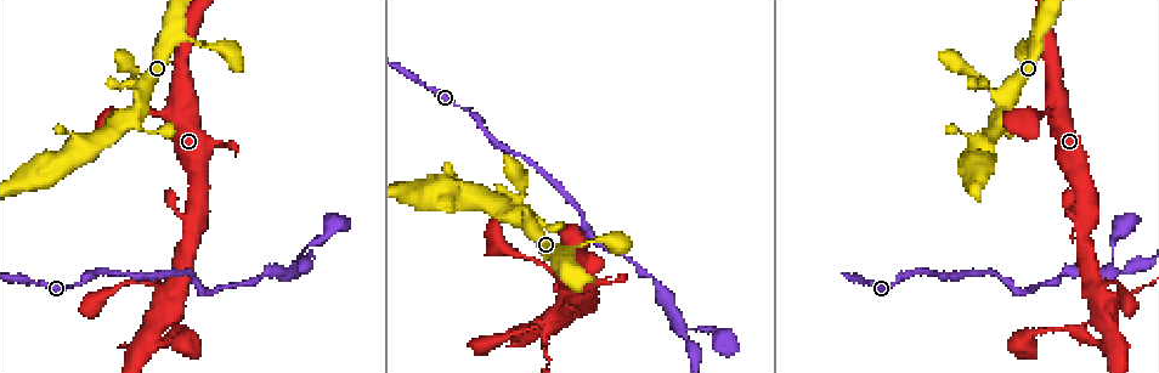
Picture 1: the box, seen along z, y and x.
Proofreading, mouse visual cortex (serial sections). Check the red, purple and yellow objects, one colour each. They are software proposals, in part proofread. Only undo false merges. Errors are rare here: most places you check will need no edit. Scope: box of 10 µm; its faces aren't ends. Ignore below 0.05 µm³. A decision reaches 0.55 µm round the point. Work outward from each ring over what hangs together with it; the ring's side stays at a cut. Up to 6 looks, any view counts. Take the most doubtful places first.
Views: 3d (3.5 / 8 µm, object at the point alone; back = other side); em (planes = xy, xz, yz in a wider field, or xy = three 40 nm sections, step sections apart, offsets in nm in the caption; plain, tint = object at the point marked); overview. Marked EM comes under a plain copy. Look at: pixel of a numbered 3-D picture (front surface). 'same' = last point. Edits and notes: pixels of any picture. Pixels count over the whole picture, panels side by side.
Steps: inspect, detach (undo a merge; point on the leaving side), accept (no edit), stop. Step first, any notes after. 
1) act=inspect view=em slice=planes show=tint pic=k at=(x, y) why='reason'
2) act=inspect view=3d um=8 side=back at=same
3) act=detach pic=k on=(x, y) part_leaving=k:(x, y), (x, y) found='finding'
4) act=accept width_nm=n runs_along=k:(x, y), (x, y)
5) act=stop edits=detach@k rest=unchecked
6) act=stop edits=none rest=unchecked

act=inspect view=3d um=8 pic=1 at=(1099, 310) why='four or more arms meet'

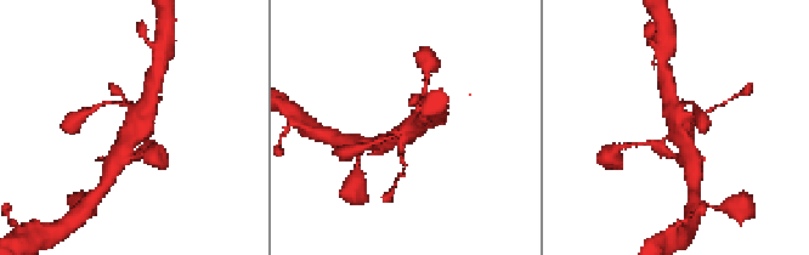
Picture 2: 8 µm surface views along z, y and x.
act=inspect view=3d um=3.5 at=same why='zoom in'

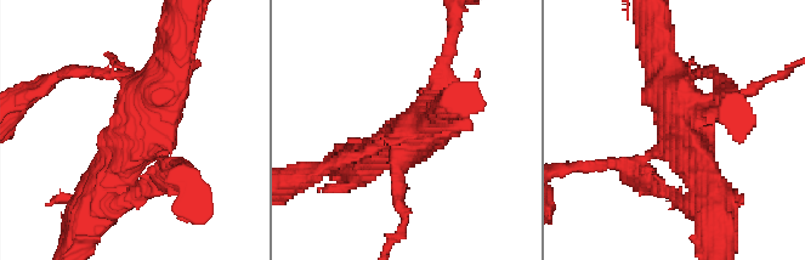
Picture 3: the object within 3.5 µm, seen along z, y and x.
act=inspect view=em slice=xy step=2 show=tint pic=3 at=(681, 132)

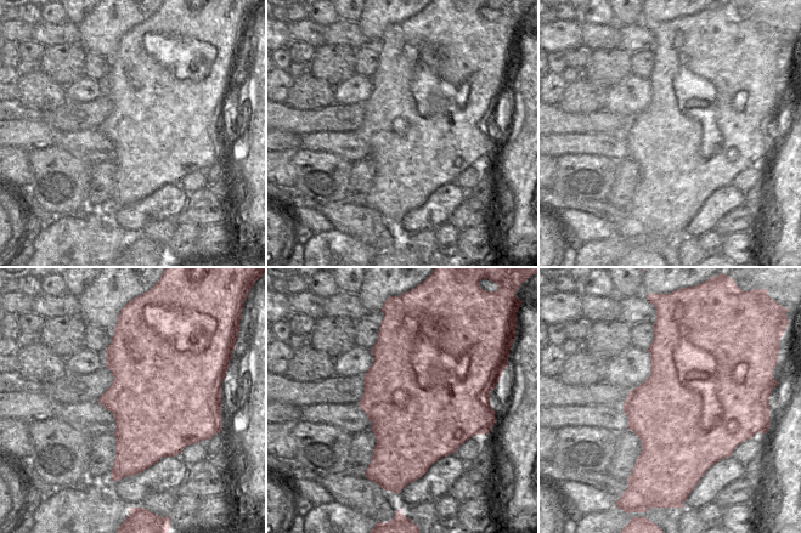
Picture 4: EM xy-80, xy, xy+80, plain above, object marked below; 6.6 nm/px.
act=accept runs_along=3:(171, 58), (152, 133), (103, 193) found='all the same cell'

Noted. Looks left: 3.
act=inspect view=3d um=8 pic=1 at=(680, 326)

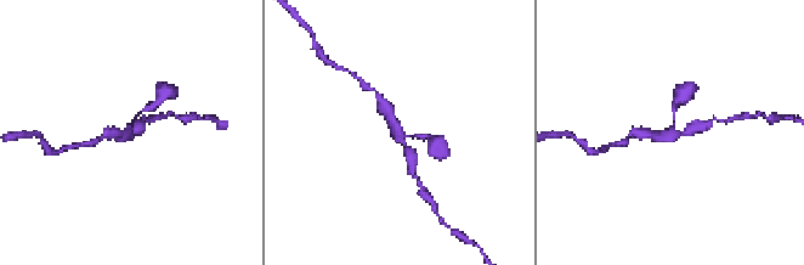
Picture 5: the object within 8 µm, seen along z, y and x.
act=inspect view=em slice=xy step=5 show=tint at=same arms=3 arm_widths_nm=150,300,300

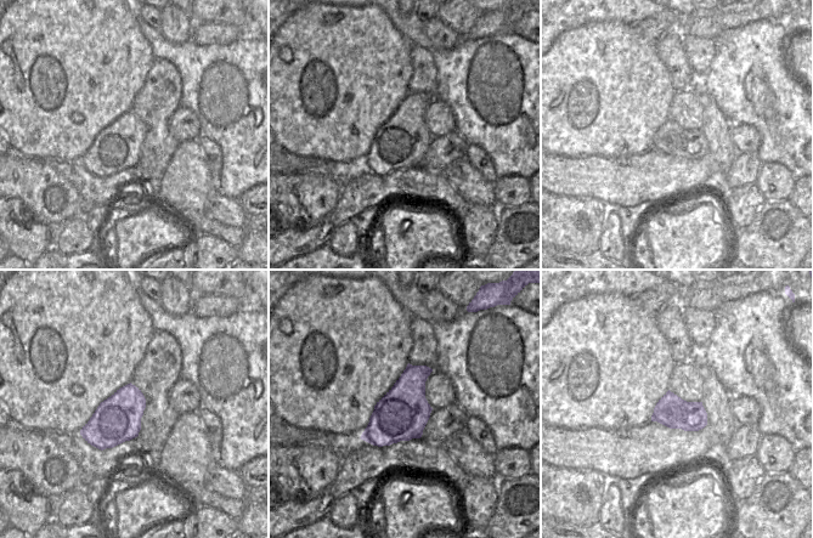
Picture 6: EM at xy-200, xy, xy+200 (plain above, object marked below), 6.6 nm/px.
act=accept runs_along=5:(383, 105), (400, 134), (423, 136) found='one cell here'

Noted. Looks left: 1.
act=stop edits=none rest=unchecked

